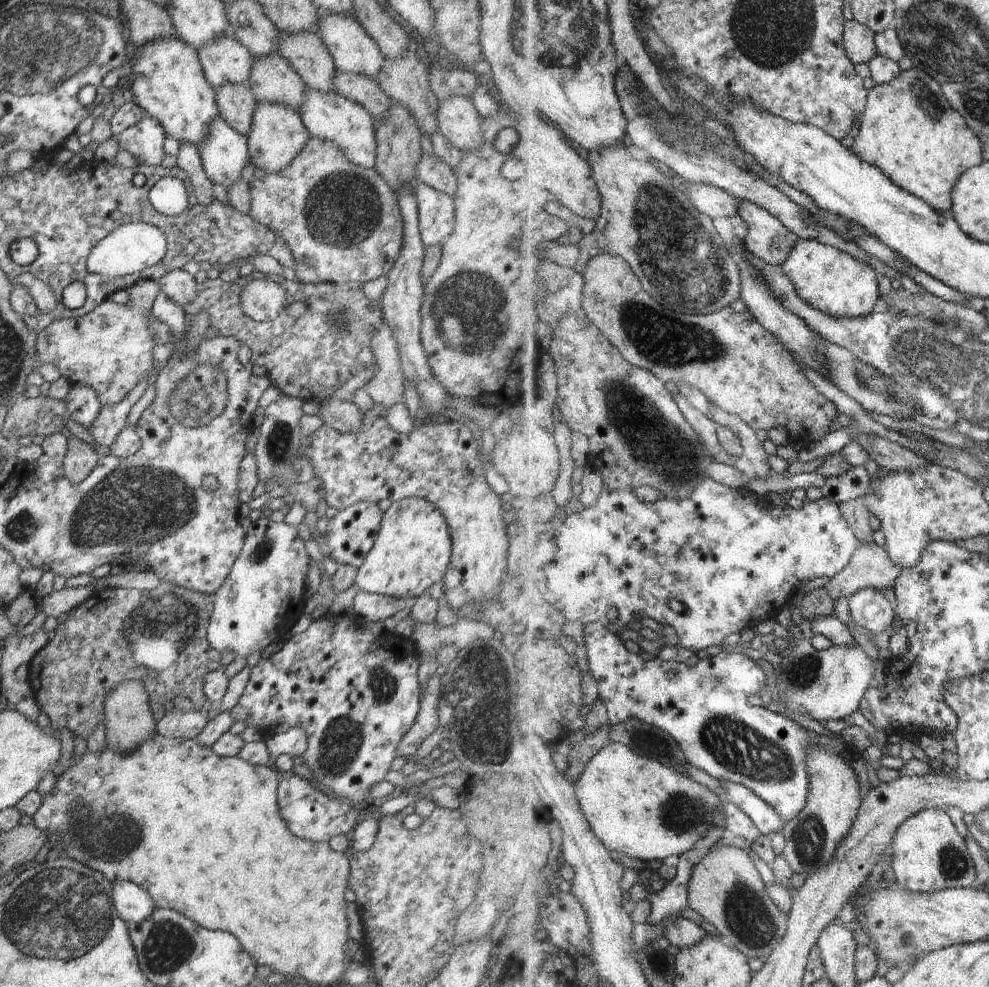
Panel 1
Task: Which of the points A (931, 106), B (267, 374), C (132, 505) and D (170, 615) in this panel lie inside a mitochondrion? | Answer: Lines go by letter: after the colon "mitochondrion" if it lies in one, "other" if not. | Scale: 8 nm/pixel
A: mitochondrion
B: other
C: mitochondrion
D: mitochondrion

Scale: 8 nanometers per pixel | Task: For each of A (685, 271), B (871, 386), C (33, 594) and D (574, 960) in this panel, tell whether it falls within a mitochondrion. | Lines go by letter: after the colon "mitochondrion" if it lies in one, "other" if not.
A: mitochondrion
B: mitochondrion
C: other
D: other

